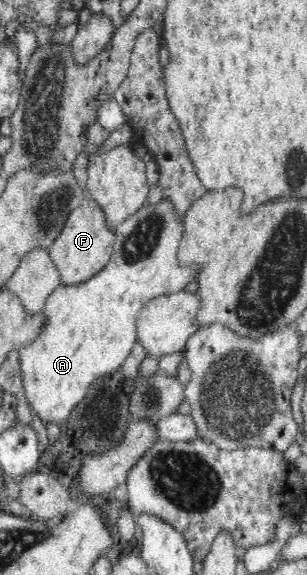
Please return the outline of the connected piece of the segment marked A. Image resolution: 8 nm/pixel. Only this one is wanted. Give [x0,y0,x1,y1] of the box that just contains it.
[19,196,201,425]

